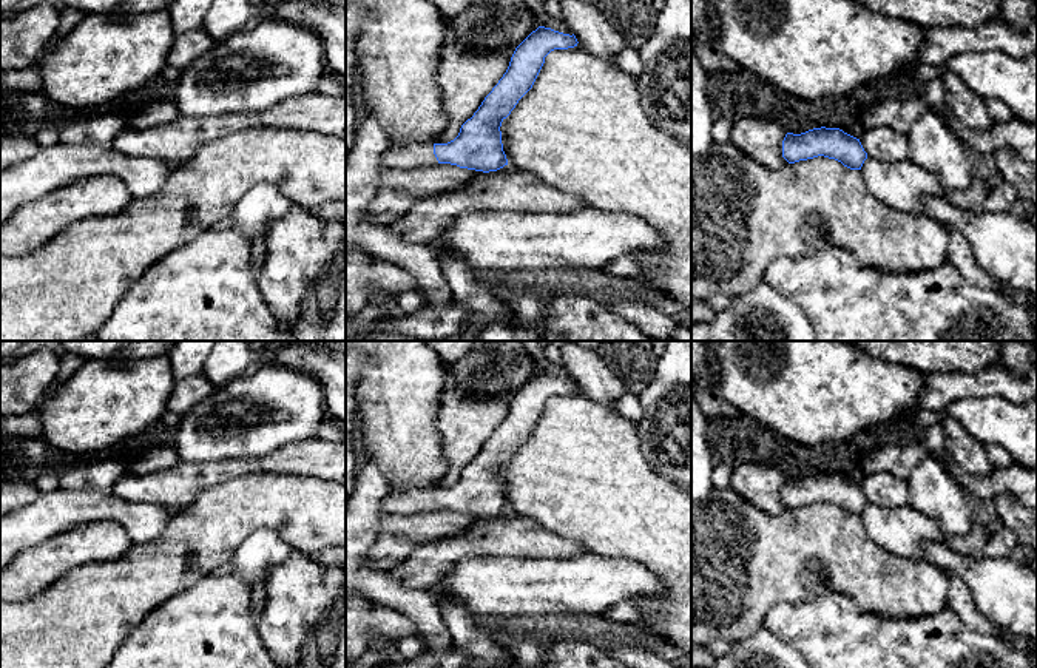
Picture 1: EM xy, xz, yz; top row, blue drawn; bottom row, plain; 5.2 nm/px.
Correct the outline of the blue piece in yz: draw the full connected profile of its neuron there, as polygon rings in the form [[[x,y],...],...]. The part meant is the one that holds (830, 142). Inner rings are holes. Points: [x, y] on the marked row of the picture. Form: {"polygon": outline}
{"polygon": [[[813,128],[801,134],[787,133],[782,140],[782,157],[789,164],[824,156],[850,170],[861,170],[867,153],[860,139],[839,128]]]}

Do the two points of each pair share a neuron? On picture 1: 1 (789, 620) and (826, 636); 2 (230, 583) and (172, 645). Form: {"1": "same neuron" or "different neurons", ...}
{"1": "same neuron", "2": "same neuron"}

